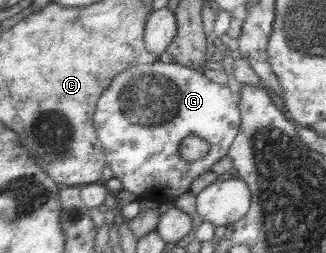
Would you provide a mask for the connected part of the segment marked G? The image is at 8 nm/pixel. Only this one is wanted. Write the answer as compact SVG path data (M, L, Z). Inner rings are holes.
M159 60L137 64L115 76L99 100L96 114L95 124L114 177L139 199L160 205L189 192L197 176L228 154L241 130L240 106L227 85L216 84L193 68ZM185 136L199 136L209 142L207 155L195 162L183 162L179 144Z

